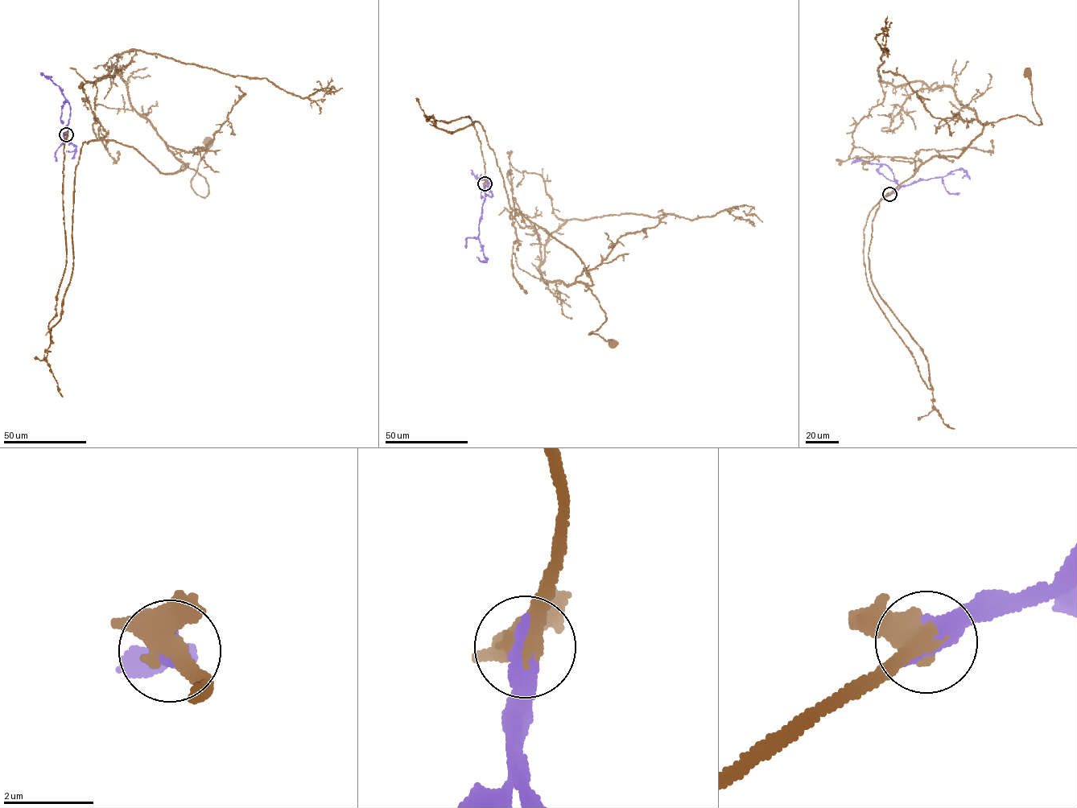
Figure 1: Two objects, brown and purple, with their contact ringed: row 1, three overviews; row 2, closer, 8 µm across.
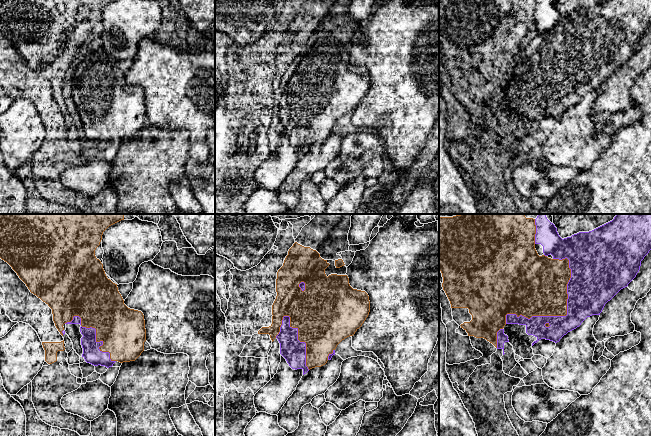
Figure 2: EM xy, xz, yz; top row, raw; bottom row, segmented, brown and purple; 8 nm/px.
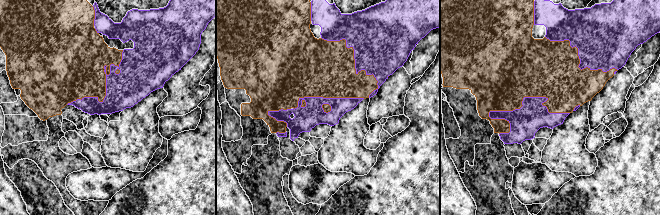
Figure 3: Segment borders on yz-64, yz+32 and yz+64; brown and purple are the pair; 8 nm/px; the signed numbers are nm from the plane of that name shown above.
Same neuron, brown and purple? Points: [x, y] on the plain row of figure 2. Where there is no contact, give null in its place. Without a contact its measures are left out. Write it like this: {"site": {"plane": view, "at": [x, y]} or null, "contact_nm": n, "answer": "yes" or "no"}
{"site": {"plane": "yz", "at": [560, 91]}, "contact_nm": 700, "answer": "yes"}

